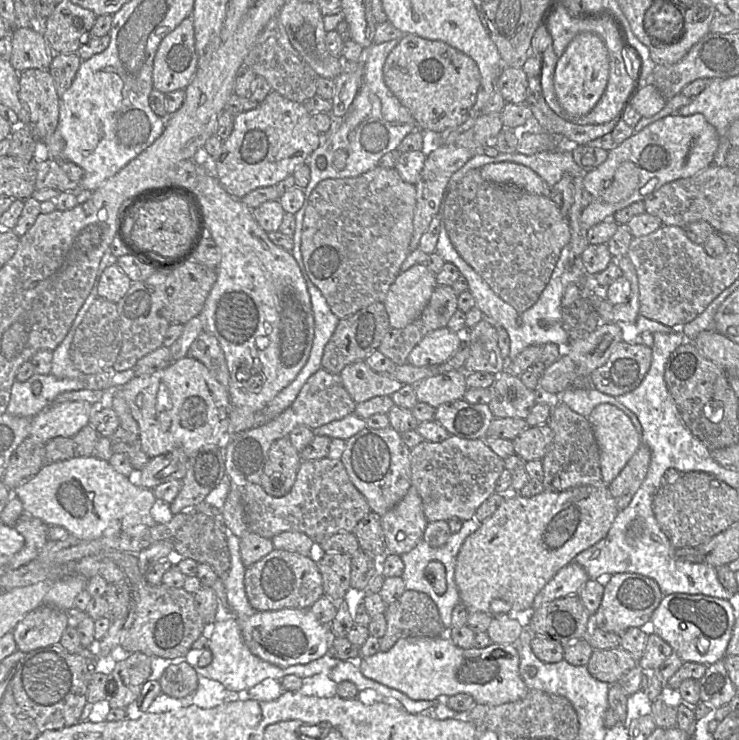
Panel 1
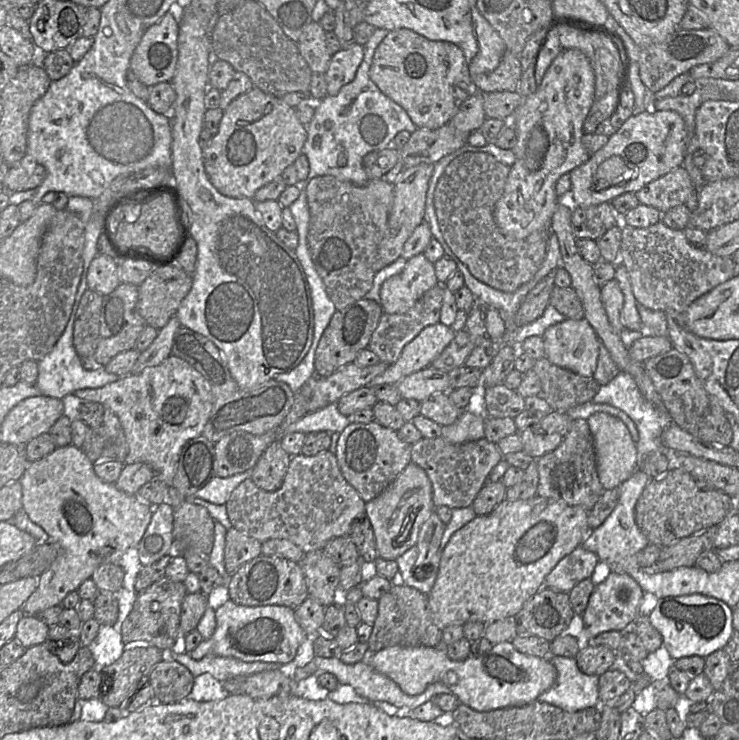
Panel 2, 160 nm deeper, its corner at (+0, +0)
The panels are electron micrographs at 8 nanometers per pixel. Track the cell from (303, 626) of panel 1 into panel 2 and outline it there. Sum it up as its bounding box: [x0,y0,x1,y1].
[189,599,307,664]

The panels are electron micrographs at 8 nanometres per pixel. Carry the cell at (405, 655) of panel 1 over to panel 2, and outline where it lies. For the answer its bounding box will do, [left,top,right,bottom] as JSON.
[370,642,557,711]

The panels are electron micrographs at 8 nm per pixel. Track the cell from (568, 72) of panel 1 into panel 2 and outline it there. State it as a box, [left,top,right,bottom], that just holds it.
[494,49,595,238]

